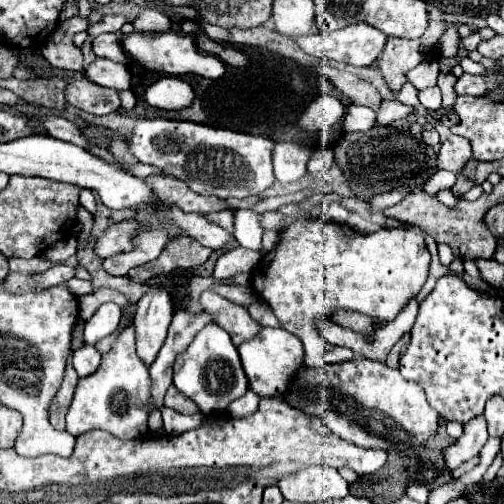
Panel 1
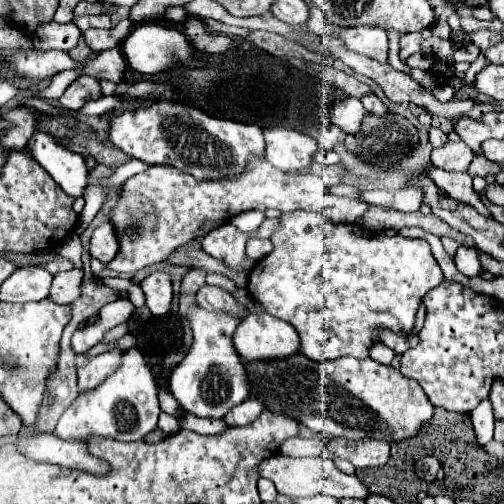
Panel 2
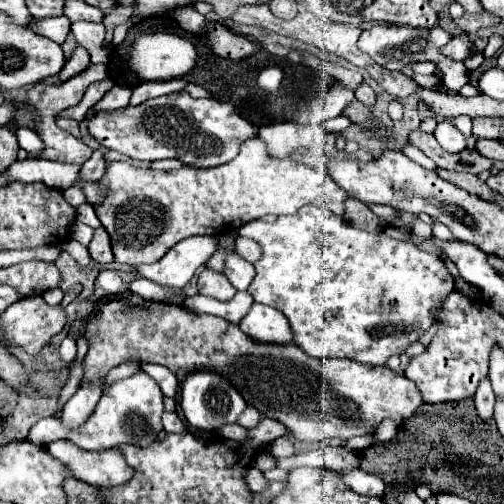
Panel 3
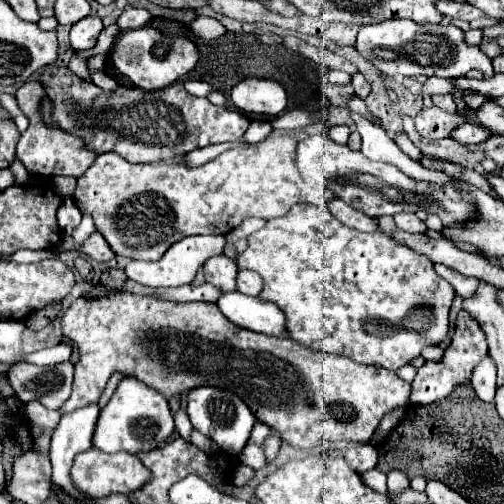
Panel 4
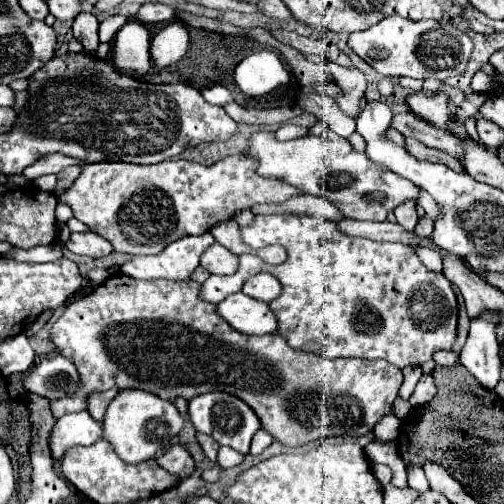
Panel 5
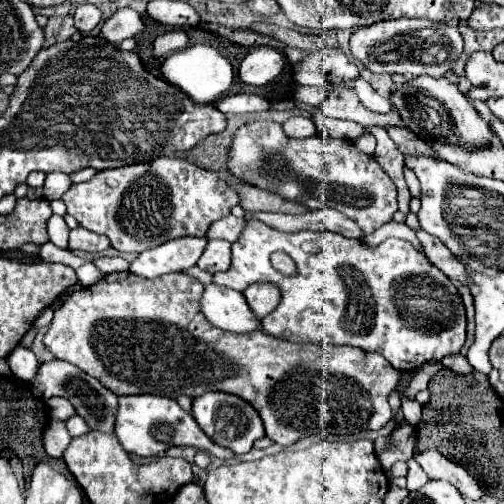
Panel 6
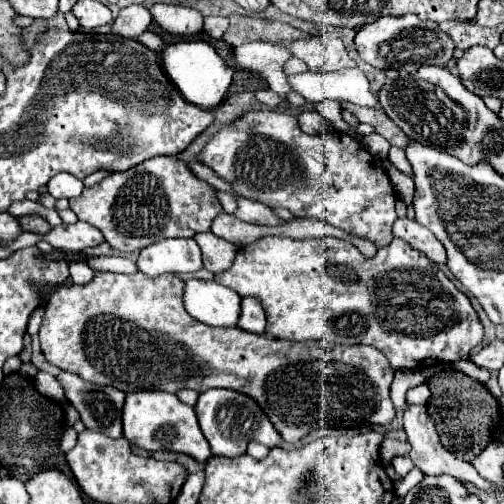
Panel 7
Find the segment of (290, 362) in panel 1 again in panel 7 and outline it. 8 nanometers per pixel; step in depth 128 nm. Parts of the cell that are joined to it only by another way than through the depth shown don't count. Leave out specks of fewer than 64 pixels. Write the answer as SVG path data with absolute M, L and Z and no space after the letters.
M186 280L186 312L208 326L236 326L240 296L214 280Z

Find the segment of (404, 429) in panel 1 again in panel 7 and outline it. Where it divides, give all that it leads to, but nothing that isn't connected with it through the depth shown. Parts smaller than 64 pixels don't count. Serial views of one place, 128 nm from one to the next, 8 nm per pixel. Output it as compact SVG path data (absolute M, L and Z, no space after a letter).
M96 272L94 280L90 284L84 284L84 286L62 284L62 286L52 288L48 292L44 322L42 322L42 328L38 332L40 344L42 344L42 352L58 368L70 370L70 372L82 376L88 382L112 386L112 388L118 388L122 392L164 390L164 392L176 394L182 388L190 388L190 390L196 390L196 392L204 392L204 390L210 390L210 388L230 388L230 390L248 394L248 396L252 396L260 404L260 408L270 418L272 426L278 430L278 434L282 436L284 442L298 442L308 432L322 430L322 428L362 428L362 426L374 426L374 424L388 426L394 420L394 406L392 406L392 400L390 400L390 384L394 380L394 368L388 364L388 360L384 360L384 356L376 348L372 348L372 346L330 344L330 342L322 342L322 340L290 342L290 340L270 338L266 334L252 334L252 332L246 332L242 328L214 328L214 326L206 326L206 324L202 324L198 320L192 320L192 316L184 308L184 298L182 296L184 296L184 280L180 280L176 274L162 274L158 278L150 278L150 276L144 276L142 272L136 272L136 274Z

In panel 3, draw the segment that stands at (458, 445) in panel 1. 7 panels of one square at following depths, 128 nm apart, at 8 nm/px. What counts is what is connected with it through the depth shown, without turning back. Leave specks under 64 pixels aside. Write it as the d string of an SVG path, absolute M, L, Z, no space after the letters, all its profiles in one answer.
M484 378L480 382L480 388L478 388L476 396L474 396L476 412L478 412L482 422L490 422L494 418L494 402L496 402L496 396L492 392L492 386L488 384L488 378Z

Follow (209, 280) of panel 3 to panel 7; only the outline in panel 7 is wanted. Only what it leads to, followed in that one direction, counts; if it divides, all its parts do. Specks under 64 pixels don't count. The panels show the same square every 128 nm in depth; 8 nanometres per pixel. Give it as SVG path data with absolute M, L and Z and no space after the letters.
M200 232L194 236L194 240L198 242L200 250L202 250L202 258L204 258L204 268L218 274L224 272L224 268L232 266L232 260L238 252L238 248L232 242L226 242L218 236L214 236L212 232Z

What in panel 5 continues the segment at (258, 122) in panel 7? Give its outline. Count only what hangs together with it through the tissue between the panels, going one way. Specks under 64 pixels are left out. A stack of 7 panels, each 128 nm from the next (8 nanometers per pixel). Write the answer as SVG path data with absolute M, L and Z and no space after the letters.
M326 130L322 136L302 136L278 142L272 132L256 132L250 138L248 154L258 158L260 176L282 178L312 196L332 200L346 218L384 222L386 214L408 200L418 202L420 188L402 176L376 166L364 152L356 152L346 138Z

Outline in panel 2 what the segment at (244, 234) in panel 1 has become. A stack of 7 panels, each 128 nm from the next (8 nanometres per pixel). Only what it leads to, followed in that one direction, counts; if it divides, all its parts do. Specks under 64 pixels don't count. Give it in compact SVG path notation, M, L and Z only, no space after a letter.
M256 210L240 212L240 216L230 218L230 224L234 224L240 232L246 232L246 234L254 234L262 222L264 222L264 212L256 212Z

